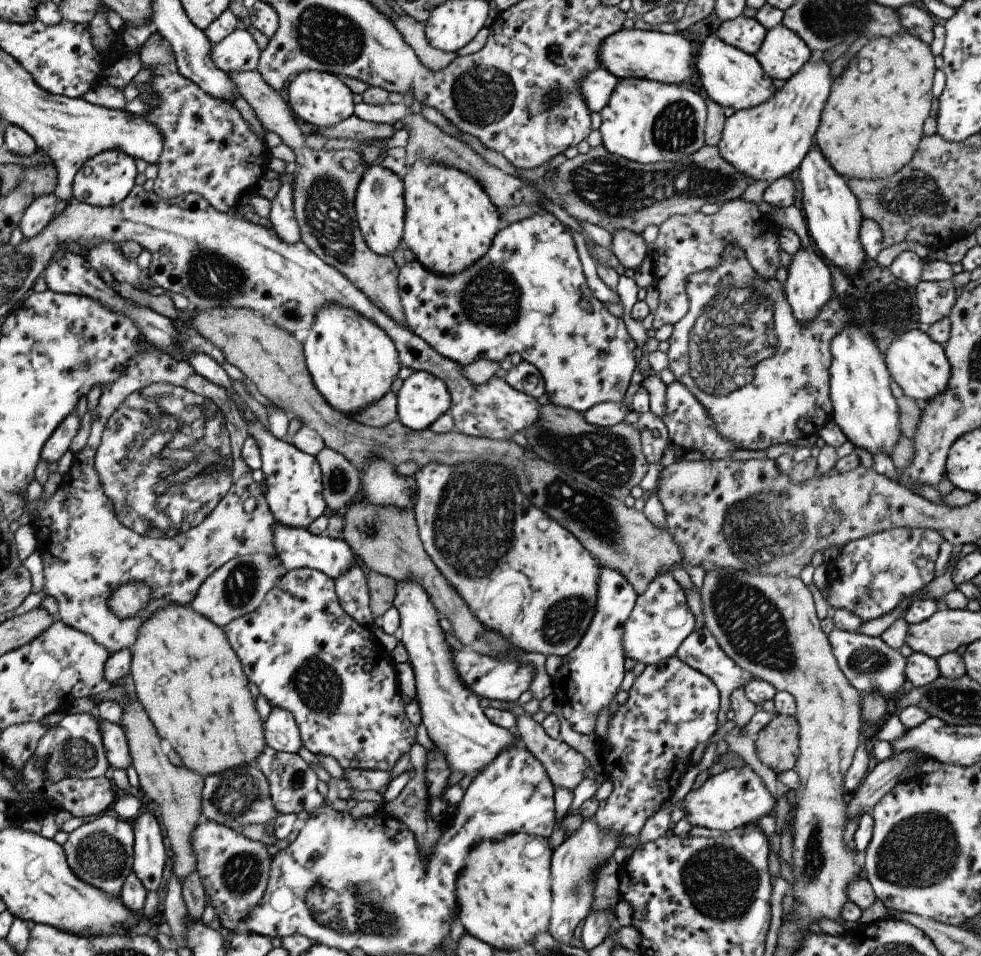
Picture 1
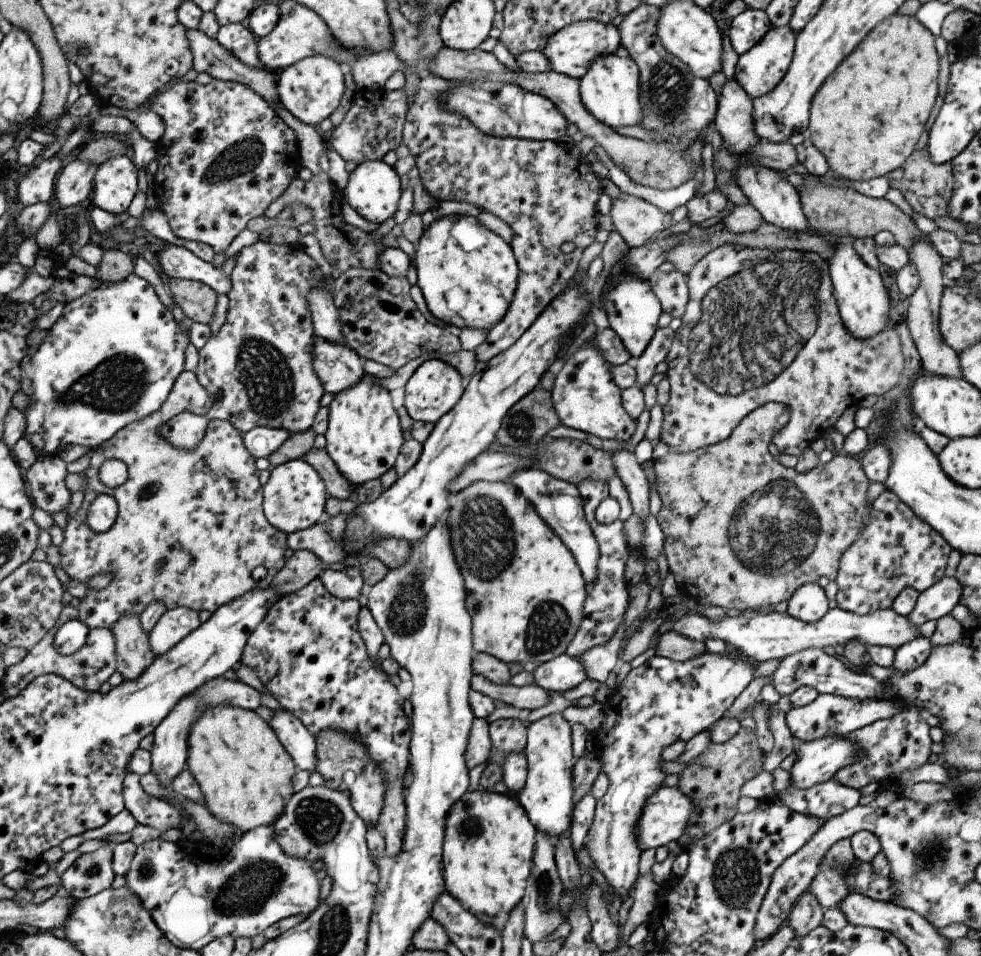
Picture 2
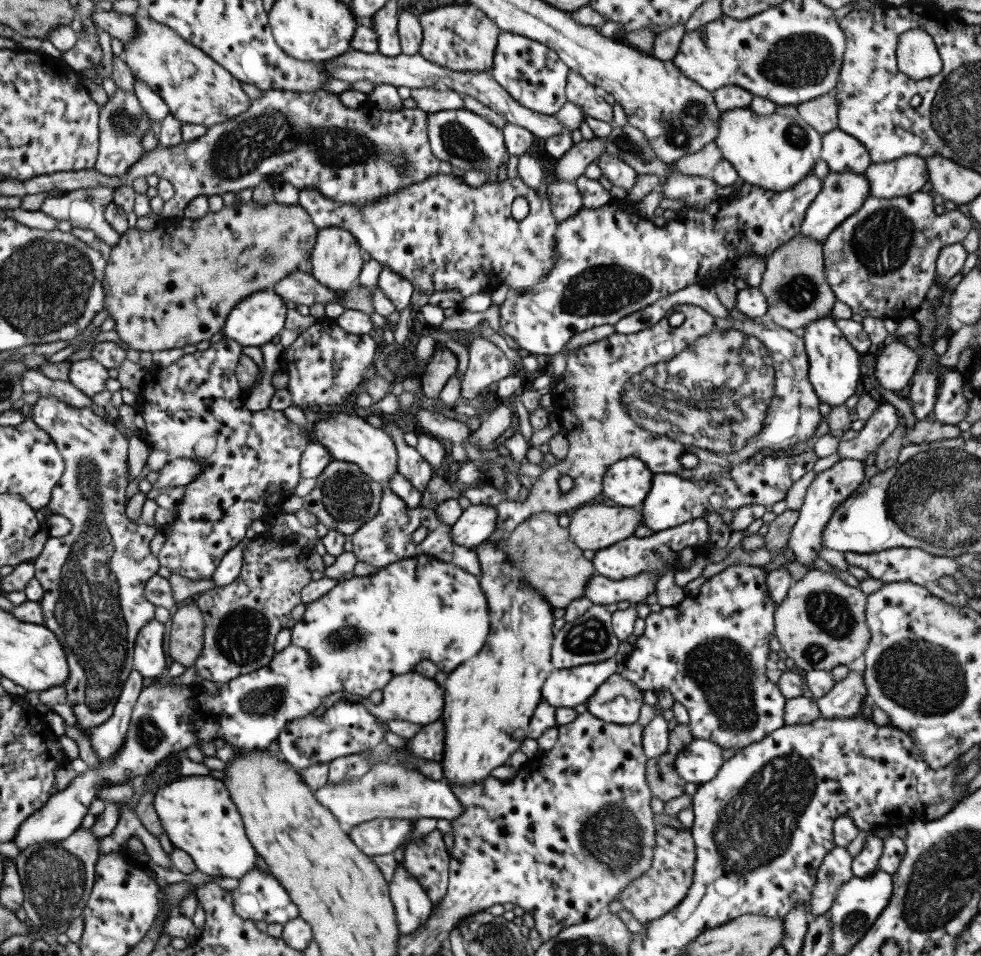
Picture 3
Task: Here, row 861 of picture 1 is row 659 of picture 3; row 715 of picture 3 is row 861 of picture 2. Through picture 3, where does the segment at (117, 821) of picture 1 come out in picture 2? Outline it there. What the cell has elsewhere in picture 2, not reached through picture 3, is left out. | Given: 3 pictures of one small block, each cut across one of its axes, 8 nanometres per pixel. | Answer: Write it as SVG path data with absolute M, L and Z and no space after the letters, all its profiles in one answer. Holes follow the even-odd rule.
M112 845L84 853L59 877L61 886L76 899L93 897L110 888L115 877L112 870Z

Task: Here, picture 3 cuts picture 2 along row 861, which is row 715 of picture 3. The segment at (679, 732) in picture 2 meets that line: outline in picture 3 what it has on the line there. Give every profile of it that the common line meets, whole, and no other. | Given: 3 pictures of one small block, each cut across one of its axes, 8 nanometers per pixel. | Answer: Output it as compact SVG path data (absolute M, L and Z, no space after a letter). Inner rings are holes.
M617 670L598 687L587 704L589 713L596 718L617 725L629 725L639 719L644 691Z

